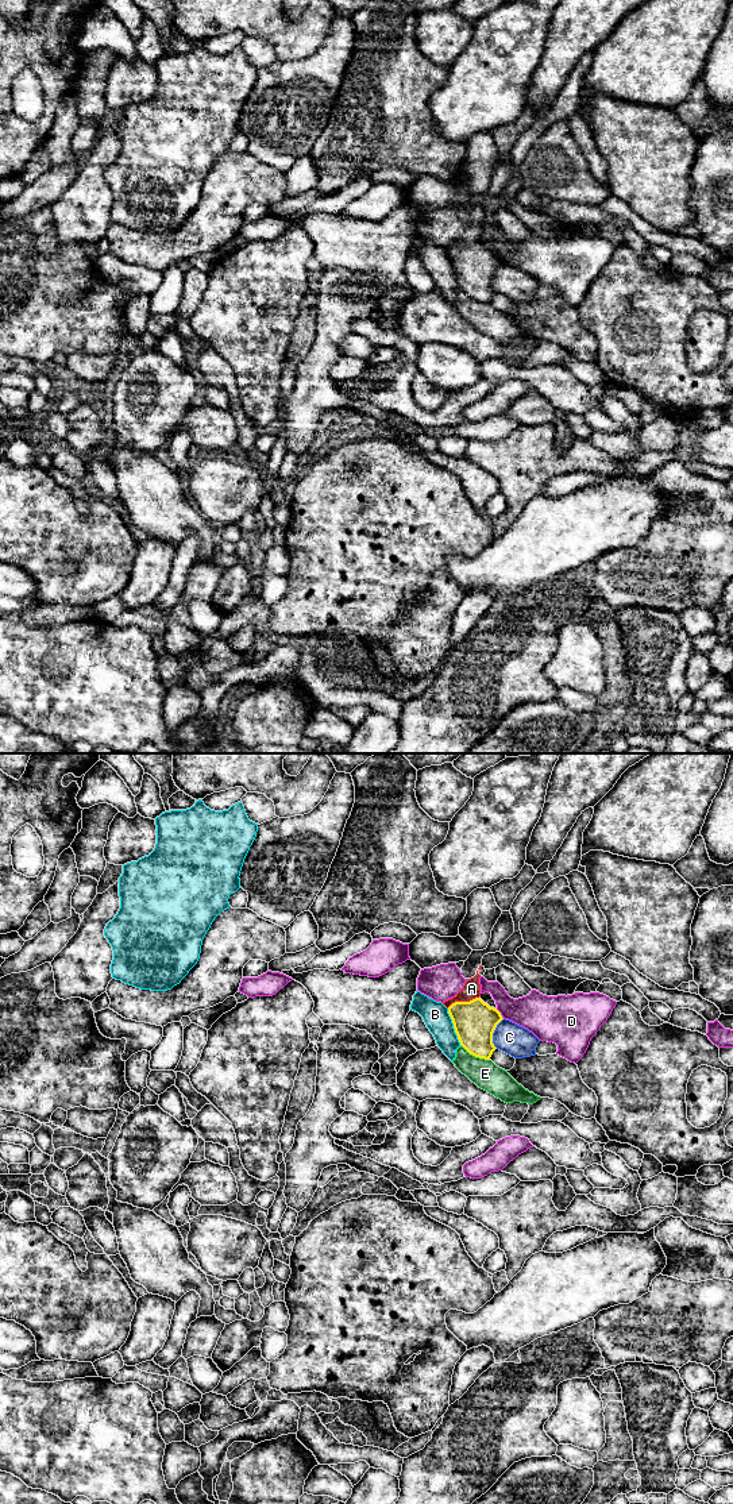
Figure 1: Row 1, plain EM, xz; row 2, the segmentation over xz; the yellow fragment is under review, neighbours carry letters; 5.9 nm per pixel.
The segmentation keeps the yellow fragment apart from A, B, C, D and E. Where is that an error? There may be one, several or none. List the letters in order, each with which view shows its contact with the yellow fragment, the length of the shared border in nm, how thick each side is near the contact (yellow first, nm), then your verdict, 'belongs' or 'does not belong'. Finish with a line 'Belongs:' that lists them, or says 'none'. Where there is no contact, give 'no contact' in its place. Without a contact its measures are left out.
A: contact in xz; length 200 nm; calibres 260 and 110 nm; does not belong
B: contact in xz; length 240 nm; calibres 260 and 160 nm; does not belong
C: contact in xz; length 190 nm; calibres 260 and 190 nm; does not belong
D: contact in xz; length 80 nm; calibres 260 and 240 nm; does not belong
E: contact in xz; length 190 nm; calibres 260 and 170 nm; does not belong
Belongs: none

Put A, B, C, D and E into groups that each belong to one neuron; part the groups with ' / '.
A / B / C / D / E

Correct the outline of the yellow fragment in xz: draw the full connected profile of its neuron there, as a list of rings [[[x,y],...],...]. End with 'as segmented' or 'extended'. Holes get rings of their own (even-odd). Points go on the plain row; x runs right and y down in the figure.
[[[481,242],[470,246],[455,246],[448,251],[460,289],[472,300],[490,304],[497,293],[493,277],[504,263],[501,257]]]; as segmented

